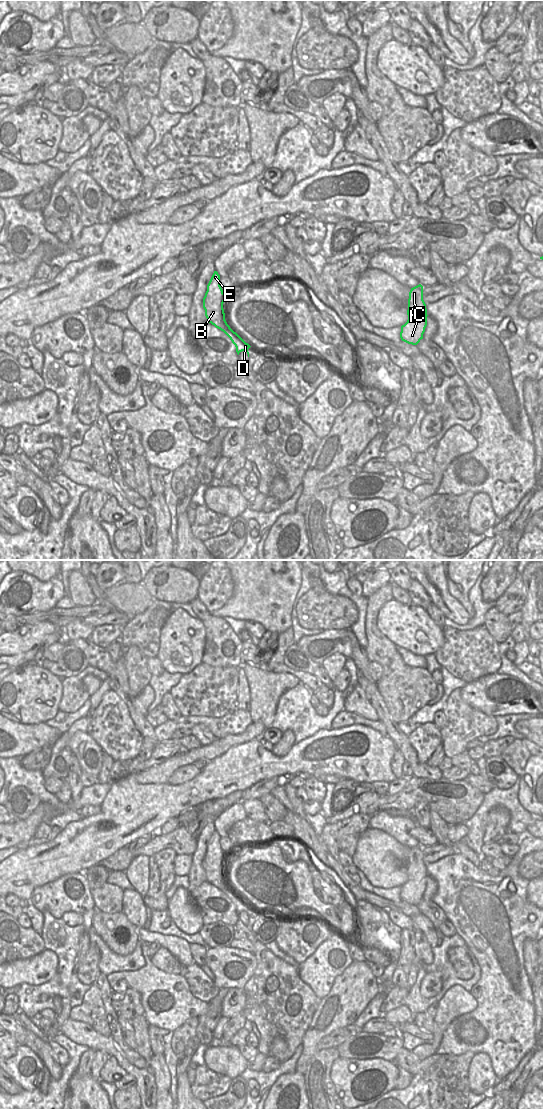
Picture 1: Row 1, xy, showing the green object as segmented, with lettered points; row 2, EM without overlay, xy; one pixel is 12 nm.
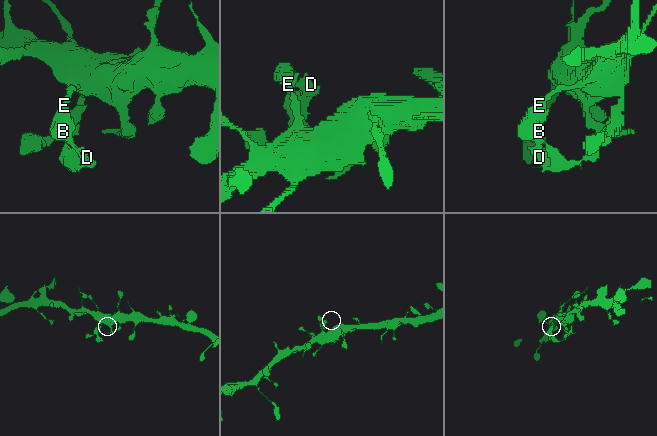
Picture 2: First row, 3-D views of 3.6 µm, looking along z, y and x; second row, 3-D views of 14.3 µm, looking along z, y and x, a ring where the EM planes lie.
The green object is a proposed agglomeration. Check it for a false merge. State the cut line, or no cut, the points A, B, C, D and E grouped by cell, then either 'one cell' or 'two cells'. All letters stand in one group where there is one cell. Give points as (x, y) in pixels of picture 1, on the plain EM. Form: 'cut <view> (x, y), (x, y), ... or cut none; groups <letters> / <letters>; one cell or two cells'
cut xy (229, 886), (224, 892); groups A B C E / D; two cells

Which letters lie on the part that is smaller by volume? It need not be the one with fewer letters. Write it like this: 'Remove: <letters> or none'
Remove: D

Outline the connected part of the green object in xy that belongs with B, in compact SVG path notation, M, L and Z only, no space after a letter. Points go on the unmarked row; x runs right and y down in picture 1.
M214 831L208 845L207 851L203 858L203 868L207 882L214 885L216 888L225 892L230 886L225 880L223 863L226 855L220 846L220 835Z

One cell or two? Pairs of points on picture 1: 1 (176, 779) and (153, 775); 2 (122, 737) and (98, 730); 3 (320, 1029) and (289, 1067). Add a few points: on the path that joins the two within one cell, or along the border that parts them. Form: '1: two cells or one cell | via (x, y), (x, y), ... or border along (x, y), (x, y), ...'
1: two cells | border along (188, 764), (179, 767), (167, 781)
2: one cell | via (116, 733), (113, 730), (104, 730)
3: two cells | border along (301, 1044), (302, 1051), (295, 1070)

